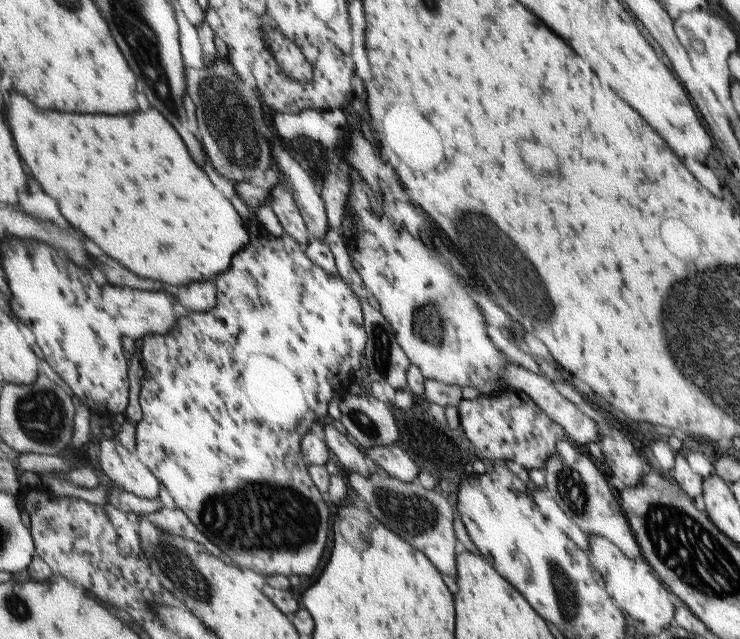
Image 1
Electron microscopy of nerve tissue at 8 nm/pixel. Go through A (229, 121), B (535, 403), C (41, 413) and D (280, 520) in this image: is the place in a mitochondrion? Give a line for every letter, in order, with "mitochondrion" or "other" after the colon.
A: mitochondrion
B: other
C: mitochondrion
D: mitochondrion

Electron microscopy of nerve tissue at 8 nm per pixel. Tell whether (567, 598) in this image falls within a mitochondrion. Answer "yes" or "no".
yes

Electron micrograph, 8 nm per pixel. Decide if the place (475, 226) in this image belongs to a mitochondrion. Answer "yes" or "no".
yes

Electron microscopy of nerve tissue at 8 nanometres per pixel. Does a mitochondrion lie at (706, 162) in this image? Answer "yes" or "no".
no

